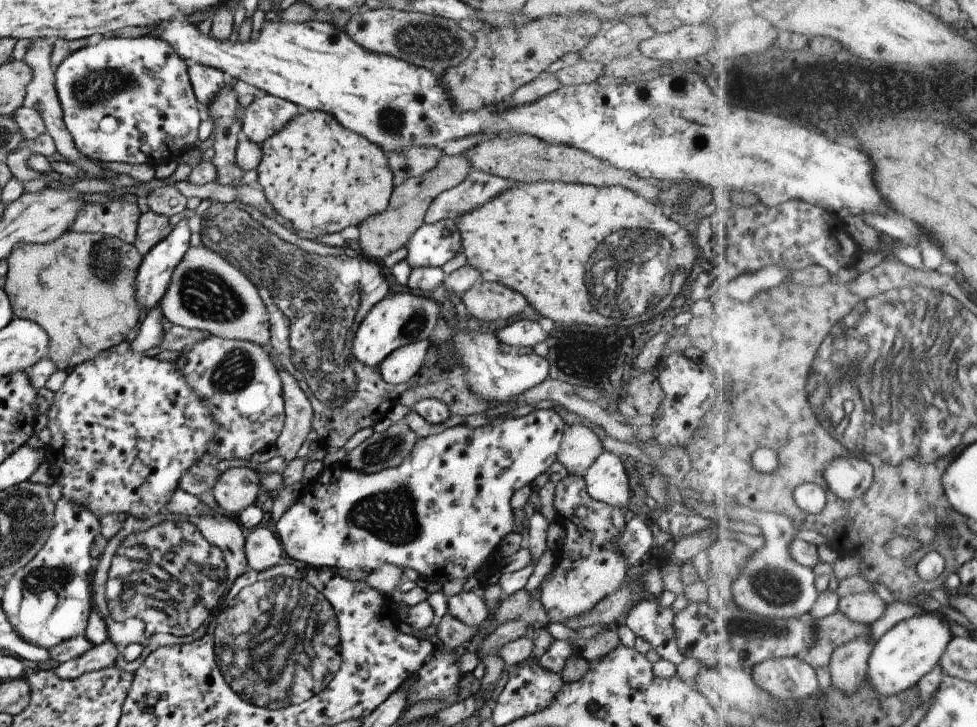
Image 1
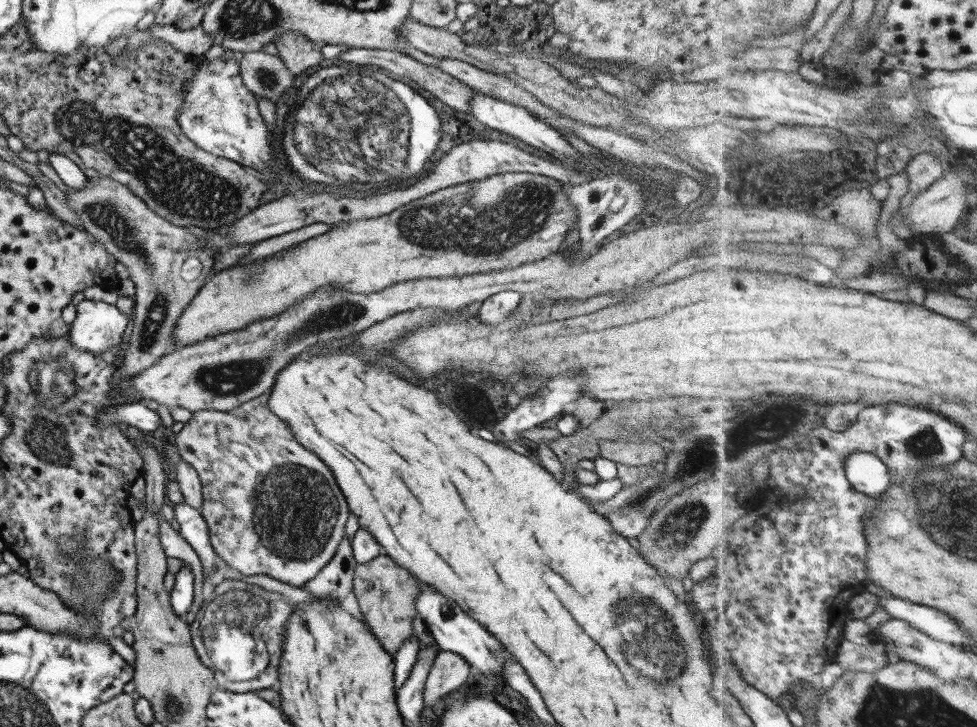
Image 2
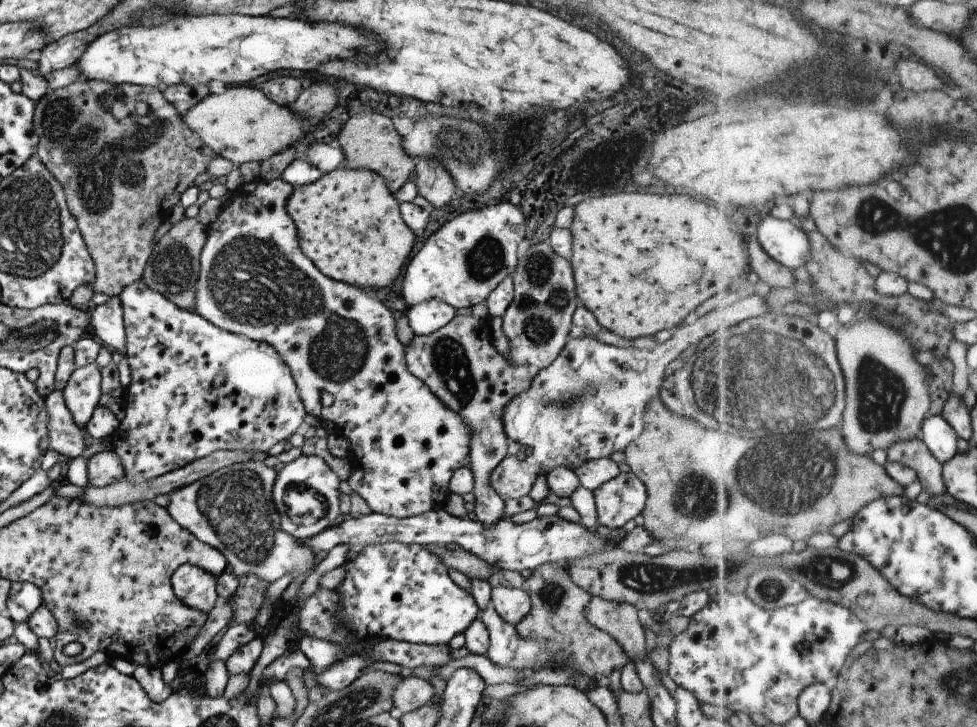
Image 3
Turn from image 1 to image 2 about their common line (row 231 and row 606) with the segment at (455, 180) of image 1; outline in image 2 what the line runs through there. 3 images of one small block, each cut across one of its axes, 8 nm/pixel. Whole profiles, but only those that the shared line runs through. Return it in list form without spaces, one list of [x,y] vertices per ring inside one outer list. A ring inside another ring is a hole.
[[[379,554],[367,564],[355,564],[352,576],[352,592],[369,632],[391,656],[399,650],[403,640],[412,636],[411,621],[417,615],[415,596],[423,584],[407,570],[395,564],[385,554]]]

